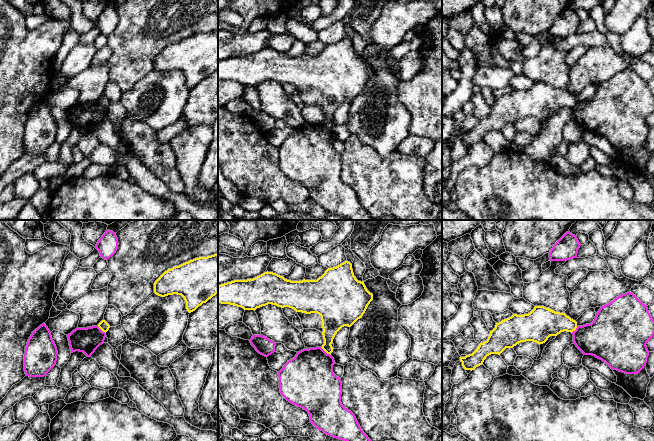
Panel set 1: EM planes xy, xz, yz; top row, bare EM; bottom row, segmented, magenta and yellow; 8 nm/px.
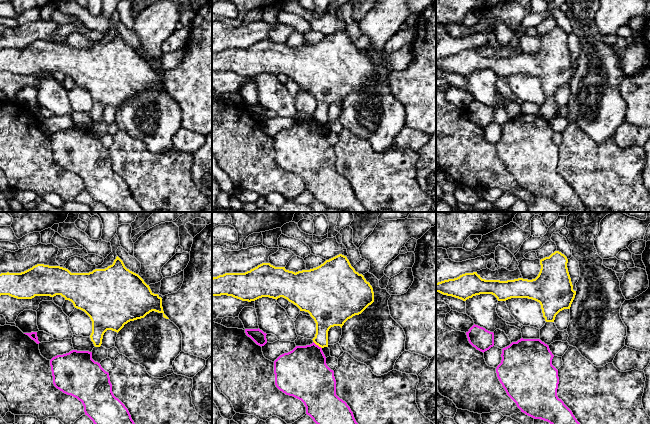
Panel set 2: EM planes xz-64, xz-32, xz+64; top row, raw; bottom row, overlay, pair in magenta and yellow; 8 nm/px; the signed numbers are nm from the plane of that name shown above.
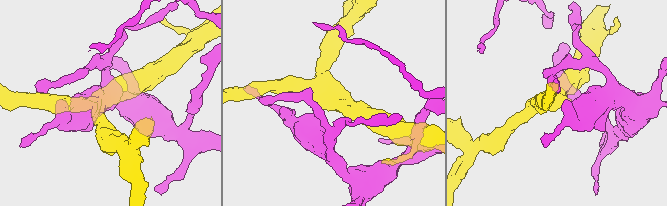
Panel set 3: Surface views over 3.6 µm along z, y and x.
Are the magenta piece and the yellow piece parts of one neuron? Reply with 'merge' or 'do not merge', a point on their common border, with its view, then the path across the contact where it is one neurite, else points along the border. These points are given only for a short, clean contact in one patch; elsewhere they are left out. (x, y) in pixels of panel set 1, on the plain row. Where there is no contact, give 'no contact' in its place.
do not merge | xz (324, 127) | along xz (320, 123), (330, 131)

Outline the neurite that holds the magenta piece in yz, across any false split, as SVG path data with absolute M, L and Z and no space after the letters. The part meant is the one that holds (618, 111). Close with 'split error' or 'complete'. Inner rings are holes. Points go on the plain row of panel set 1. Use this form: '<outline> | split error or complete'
M627 68L602 82L591 100L577 102L572 110L574 120L584 131L595 132L613 146L637 150L647 139L649 127L646 120L654 111L654 96L647 81Z | complete

